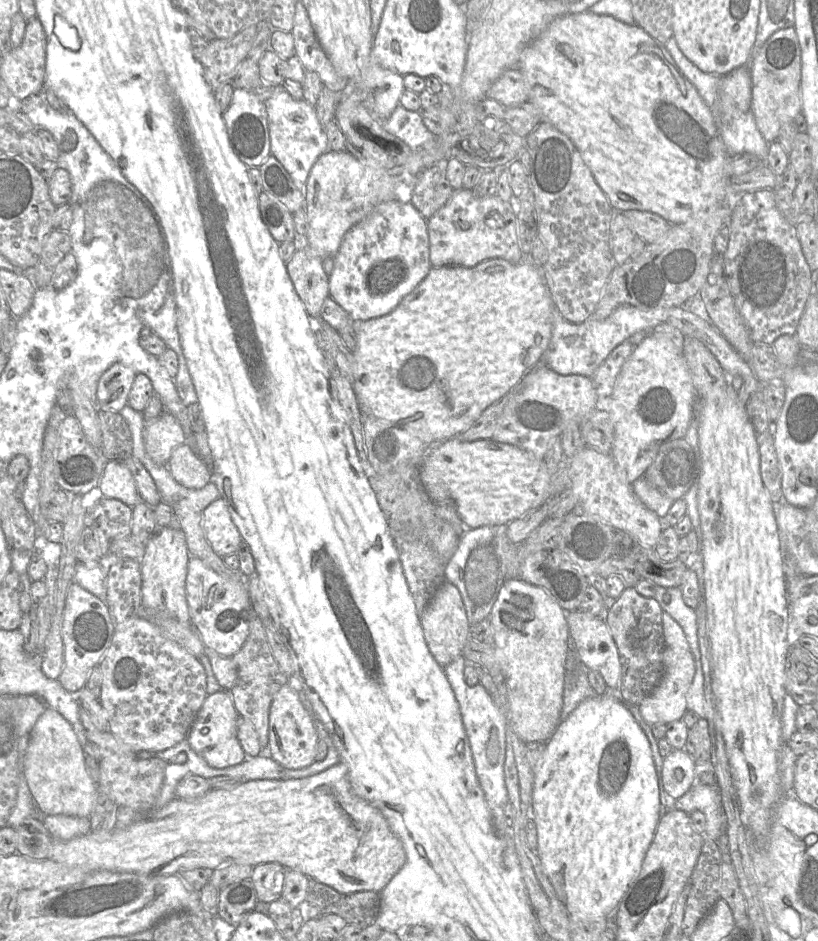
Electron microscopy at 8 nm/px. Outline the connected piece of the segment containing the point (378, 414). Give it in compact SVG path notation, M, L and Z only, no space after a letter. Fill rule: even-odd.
M494 258L485 260L474 267L442 266L431 267L422 282L388 314L356 325L357 345L352 352L355 362L355 378L350 381L363 415L372 415L385 423L401 427L418 437L428 446L436 446L445 440L456 438L470 427L481 413L497 402L543 357L552 336L553 304L542 269L528 259L518 264Z

